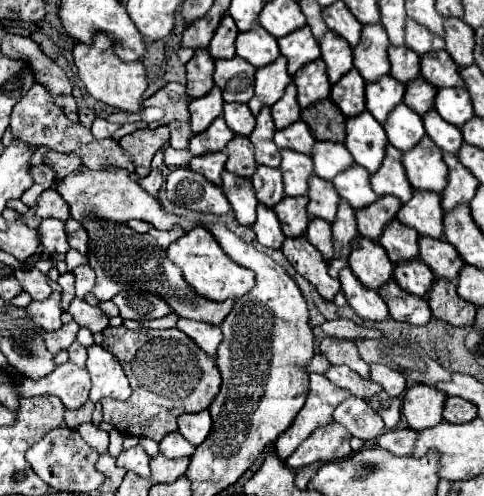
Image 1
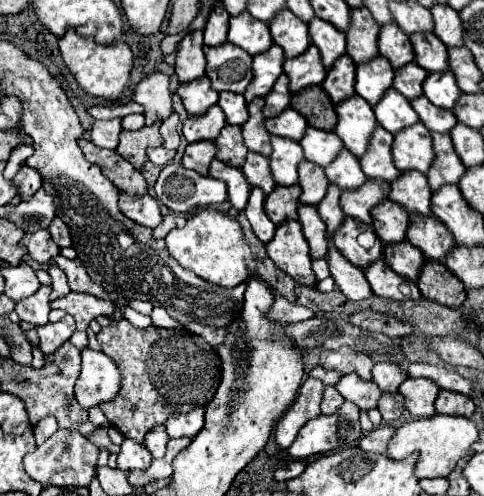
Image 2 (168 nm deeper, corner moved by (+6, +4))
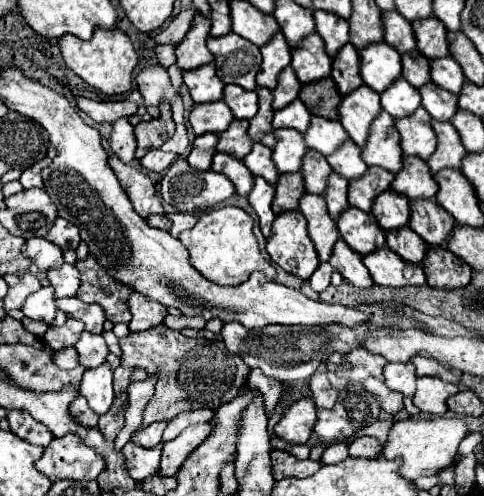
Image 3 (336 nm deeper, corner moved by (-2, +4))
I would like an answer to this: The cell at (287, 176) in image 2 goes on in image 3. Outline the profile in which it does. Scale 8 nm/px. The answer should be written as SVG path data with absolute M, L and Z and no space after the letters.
M290 128L276 130L276 146L272 152L272 160L280 174L300 172L306 150L308 148L304 144L304 136L298 130L290 130Z

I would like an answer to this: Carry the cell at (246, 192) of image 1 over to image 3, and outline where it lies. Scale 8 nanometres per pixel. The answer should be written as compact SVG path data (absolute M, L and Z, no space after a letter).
M216 154L214 160L212 160L212 170L214 172L220 172L220 174L226 174L232 184L236 186L236 194L240 196L248 196L250 190L252 190L252 182L254 182L254 176L250 174L250 170L244 166L242 160L236 160L228 154Z

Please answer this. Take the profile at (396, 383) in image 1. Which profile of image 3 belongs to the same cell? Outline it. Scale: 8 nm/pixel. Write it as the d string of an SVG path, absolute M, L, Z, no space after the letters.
M388 362L384 366L384 380L386 386L404 394L404 396L414 396L416 392L416 370L412 362L406 364L392 364Z

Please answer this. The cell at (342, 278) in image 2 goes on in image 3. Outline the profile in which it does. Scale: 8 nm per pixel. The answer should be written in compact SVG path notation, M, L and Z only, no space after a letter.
M338 240L334 250L332 250L332 256L328 260L340 274L346 282L350 282L352 286L356 288L370 288L374 282L368 274L368 268L362 264L362 256L360 254L354 254L344 240Z

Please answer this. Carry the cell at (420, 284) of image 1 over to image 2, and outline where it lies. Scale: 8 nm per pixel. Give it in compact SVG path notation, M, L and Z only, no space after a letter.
M402 240L396 244L384 246L384 260L400 276L416 280L420 266L424 264L424 254L416 246L412 246L410 242Z

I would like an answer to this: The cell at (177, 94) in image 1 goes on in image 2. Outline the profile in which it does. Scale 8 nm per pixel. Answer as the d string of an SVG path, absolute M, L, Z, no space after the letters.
M152 72L150 76L146 76L136 84L132 100L144 106L146 124L154 124L156 120L166 120L172 114L168 76L162 72Z

